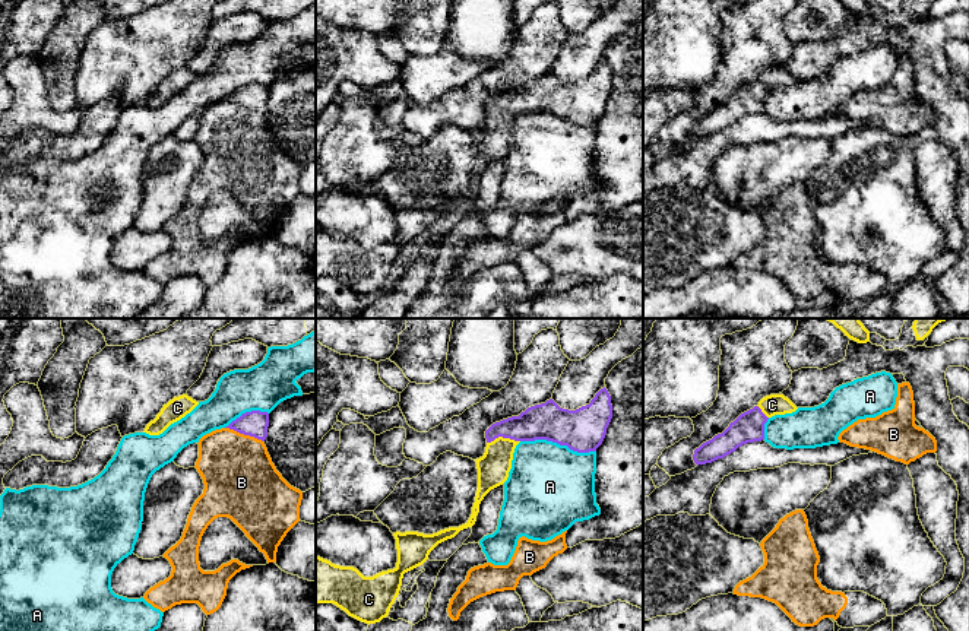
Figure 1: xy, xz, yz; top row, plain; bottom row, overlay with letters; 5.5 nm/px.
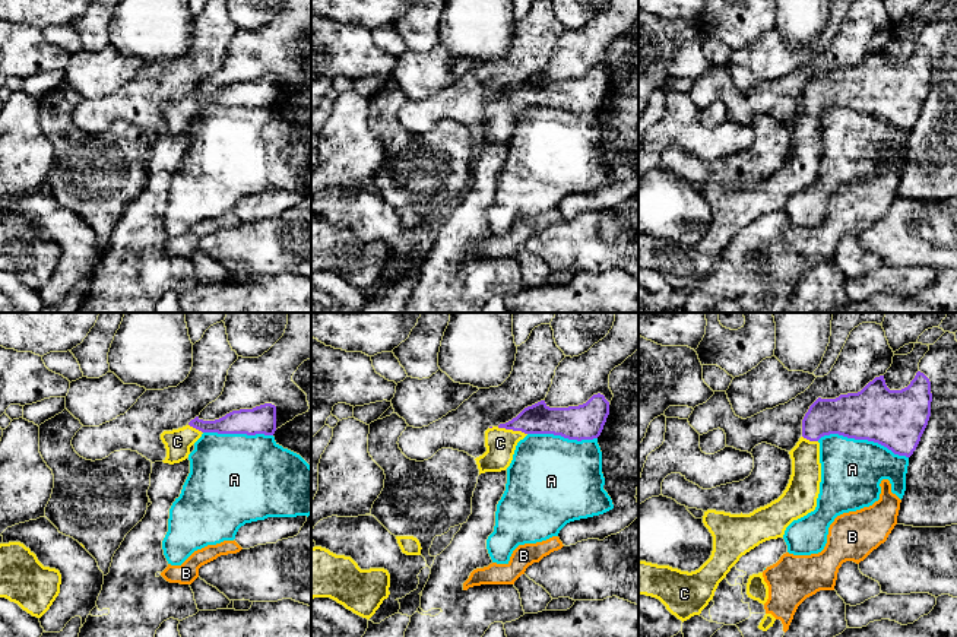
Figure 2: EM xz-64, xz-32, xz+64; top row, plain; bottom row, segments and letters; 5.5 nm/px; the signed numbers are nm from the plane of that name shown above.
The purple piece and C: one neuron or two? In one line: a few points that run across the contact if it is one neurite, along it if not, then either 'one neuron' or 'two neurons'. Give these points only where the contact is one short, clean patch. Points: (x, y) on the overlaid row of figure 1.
line xz (545, 421), (516, 428), (503, 437), (493, 468); one neuron

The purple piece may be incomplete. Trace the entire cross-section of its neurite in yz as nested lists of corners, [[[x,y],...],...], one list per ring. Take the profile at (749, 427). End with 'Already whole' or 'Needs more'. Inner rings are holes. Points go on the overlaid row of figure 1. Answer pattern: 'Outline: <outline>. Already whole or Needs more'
Outline: [[[783,394],[763,397],[757,406],[741,413],[729,427],[694,450],[693,460],[699,464],[712,463],[735,451],[747,443],[764,440],[764,424],[775,415],[792,413],[798,408]]]. Needs more

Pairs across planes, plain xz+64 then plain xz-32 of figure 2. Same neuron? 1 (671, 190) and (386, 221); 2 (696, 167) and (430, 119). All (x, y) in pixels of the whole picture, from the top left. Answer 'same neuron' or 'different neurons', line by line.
1: same neuron
2: different neurons

